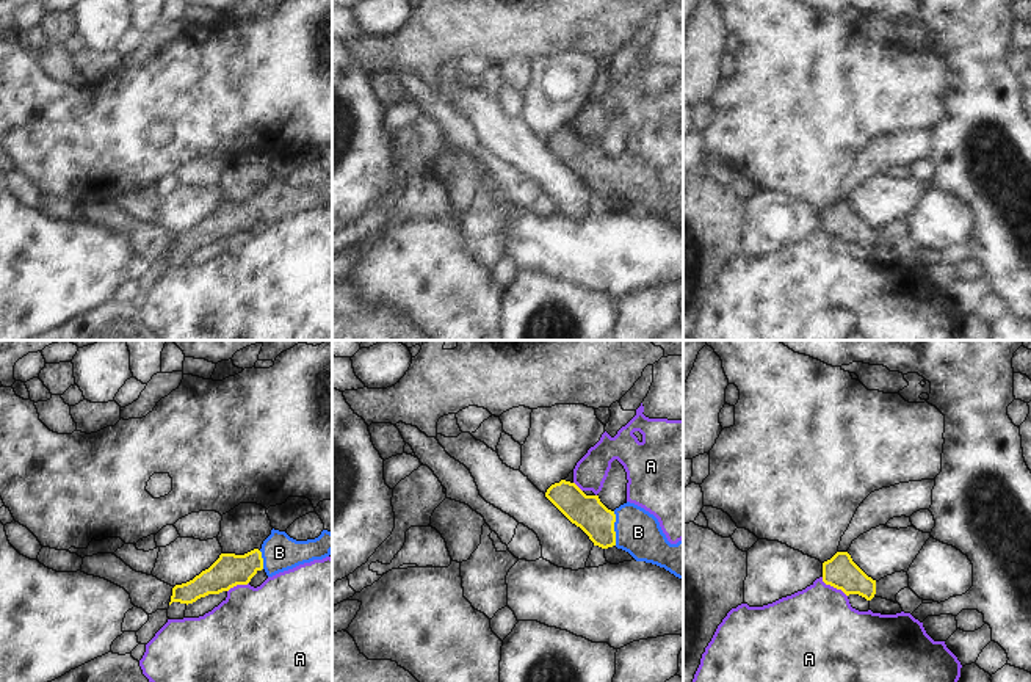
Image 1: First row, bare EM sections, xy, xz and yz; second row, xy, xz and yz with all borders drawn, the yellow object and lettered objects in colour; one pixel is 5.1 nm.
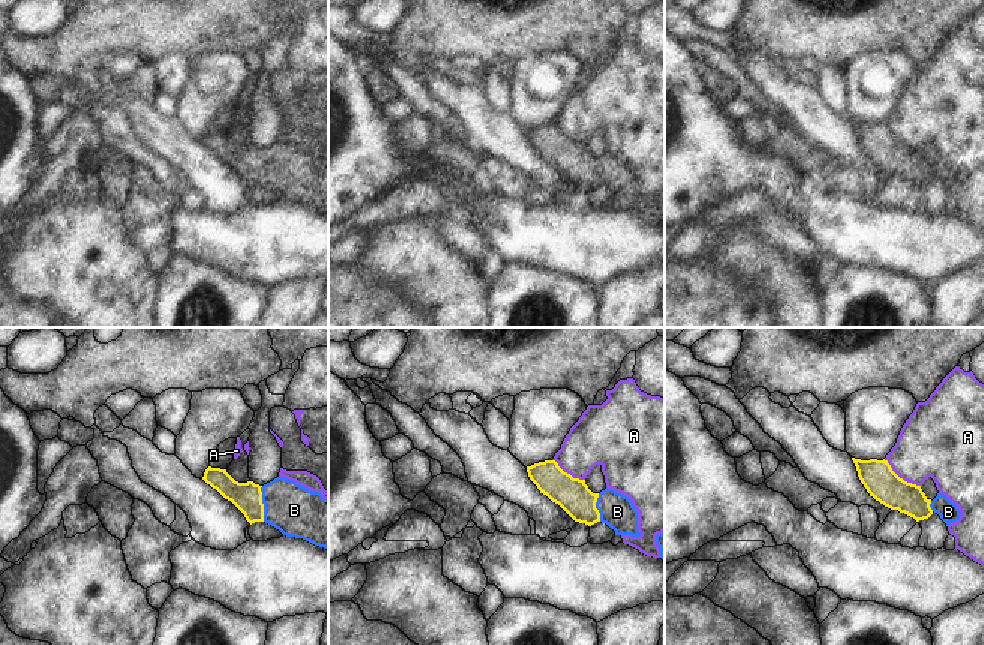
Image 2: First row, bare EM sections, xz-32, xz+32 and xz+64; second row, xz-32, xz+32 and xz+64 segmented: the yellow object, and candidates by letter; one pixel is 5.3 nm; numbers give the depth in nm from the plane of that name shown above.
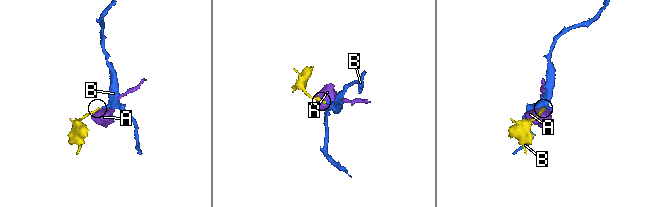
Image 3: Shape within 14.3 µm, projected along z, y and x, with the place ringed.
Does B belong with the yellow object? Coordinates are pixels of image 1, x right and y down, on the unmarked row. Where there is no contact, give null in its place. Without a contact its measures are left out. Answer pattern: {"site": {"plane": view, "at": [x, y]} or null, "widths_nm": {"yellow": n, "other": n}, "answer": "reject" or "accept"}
{"site": {"plane": "xz", "at": [613, 177]}, "widths_nm": {"yellow": 180, "other": 240}, "answer": "accept"}

